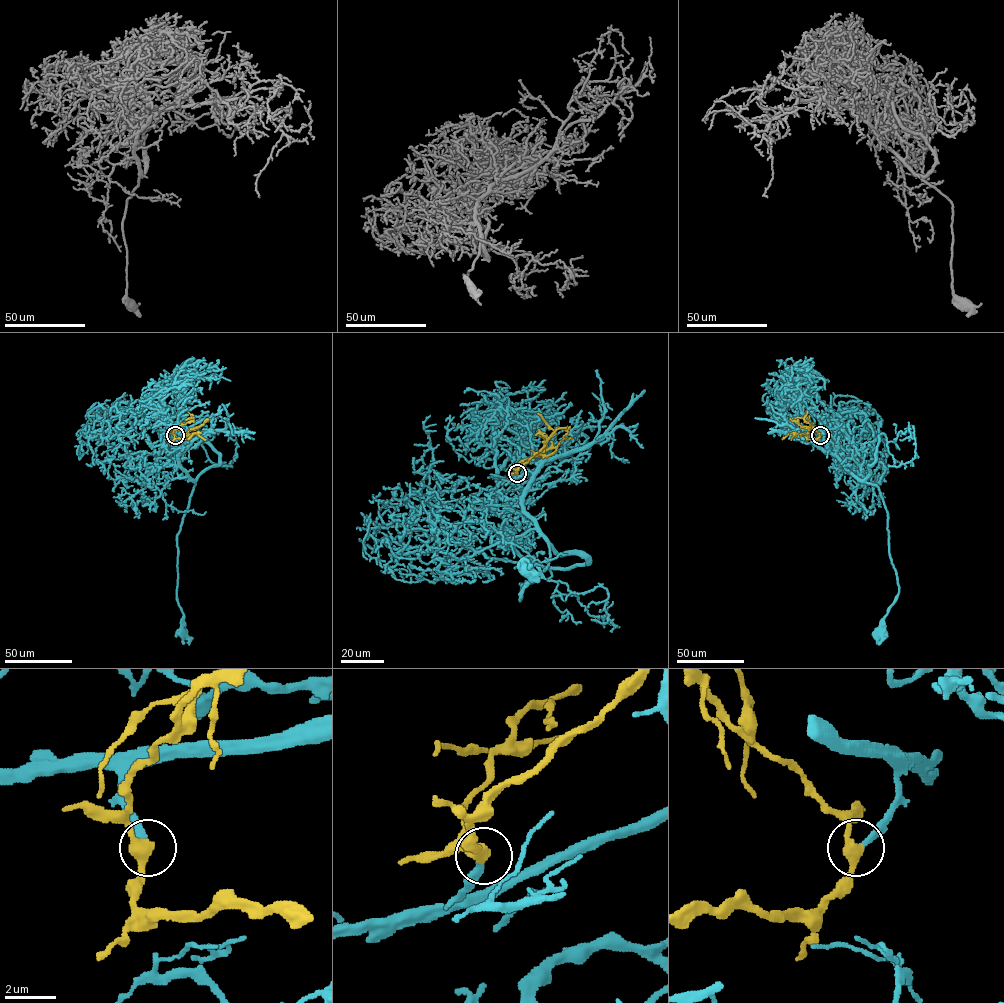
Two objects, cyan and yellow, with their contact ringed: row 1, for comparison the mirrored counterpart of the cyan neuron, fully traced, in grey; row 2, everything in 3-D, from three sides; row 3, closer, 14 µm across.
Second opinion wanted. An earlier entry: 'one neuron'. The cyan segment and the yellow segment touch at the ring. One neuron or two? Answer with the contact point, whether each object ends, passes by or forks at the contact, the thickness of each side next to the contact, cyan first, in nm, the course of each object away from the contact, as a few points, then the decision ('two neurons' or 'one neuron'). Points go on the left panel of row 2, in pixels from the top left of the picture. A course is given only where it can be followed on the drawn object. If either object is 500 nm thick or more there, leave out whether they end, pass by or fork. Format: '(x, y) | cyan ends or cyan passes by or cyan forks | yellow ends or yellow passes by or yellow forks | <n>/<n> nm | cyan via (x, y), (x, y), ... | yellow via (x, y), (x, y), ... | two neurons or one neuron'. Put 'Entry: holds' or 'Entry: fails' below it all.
(175, 435) | cyan ends | yellow passes by | 240/400 nm | cyan via (175, 435), (160, 431), (168, 451), (177, 450), (178, 476), (195, 483), (177, 536), (182, 632) | yellow via (175, 435), (175, 438), (185, 439), (190, 429), (201, 425), (206, 419) | one neuron
Entry: holds

